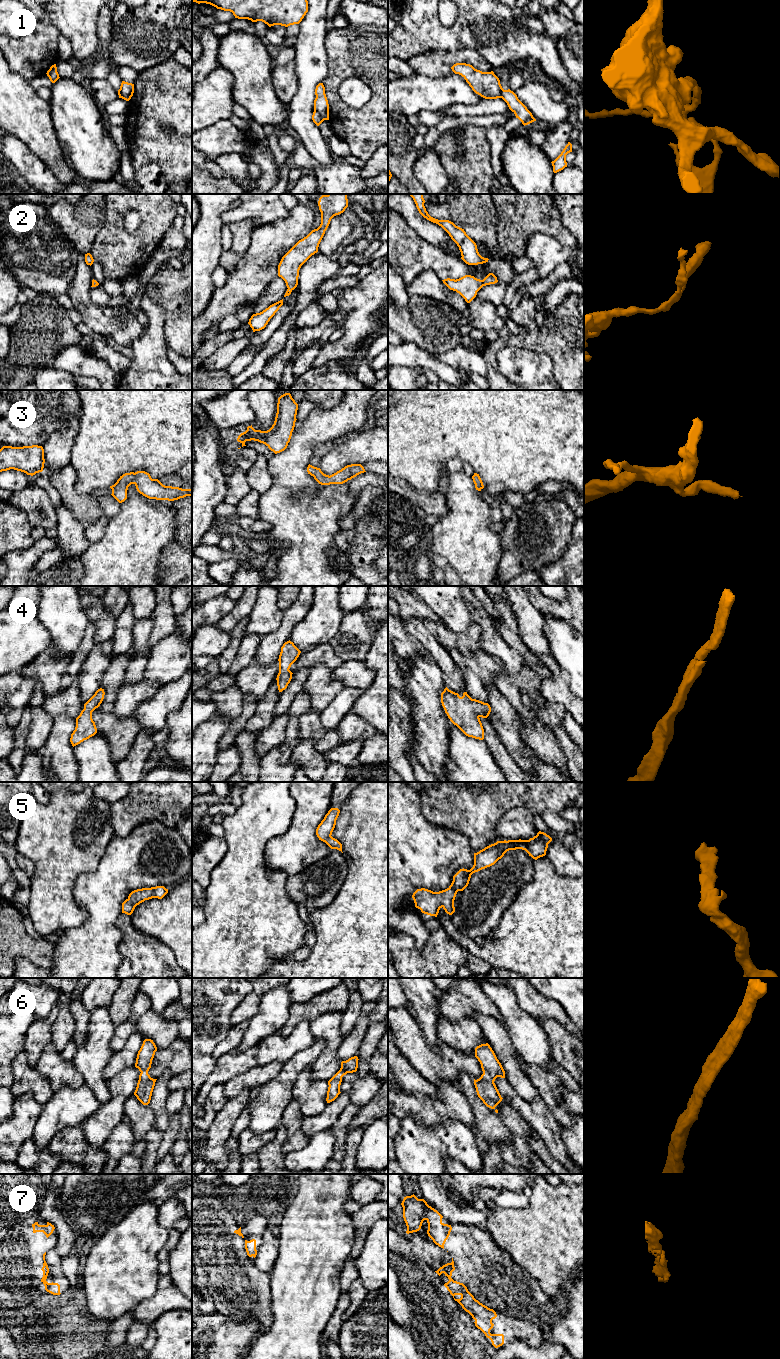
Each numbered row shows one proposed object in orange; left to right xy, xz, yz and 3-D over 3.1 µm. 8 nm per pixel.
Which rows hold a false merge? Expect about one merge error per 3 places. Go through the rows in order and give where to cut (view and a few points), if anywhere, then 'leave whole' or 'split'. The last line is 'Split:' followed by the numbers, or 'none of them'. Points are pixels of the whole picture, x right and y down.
1: cut in xz along (314, 110), (324, 119); split
2: no cut; leave whole
3: no cut; leave whole
4: no cut; leave whole
5: no cut; leave whole
6: no cut; leave whole
7: cut in xy along (46, 1277), (42, 1281); split
Split: 1, 7

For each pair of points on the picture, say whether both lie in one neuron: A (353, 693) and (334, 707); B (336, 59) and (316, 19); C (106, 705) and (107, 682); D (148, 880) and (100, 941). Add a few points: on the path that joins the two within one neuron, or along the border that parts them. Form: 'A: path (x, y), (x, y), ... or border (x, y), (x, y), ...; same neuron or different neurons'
A: path (348, 697), (339, 706); same neuron
B: border (328, 31), (324, 43), (327, 61); different neurons
C: path (109, 699), (109, 688); same neuron
D: path (129, 883), (103, 909), (101, 922); same neuron

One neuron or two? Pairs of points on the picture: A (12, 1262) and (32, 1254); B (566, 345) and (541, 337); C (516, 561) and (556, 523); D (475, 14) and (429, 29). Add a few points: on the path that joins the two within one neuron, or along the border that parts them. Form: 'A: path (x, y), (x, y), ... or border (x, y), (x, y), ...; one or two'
A: path (17, 1257), (20, 1254), (27, 1254); one
B: path (560, 339), (547, 338); one
C: path (526, 551), (546, 531); one
D: path (464, 22), (461, 22), (452, 31), (440, 31); one

